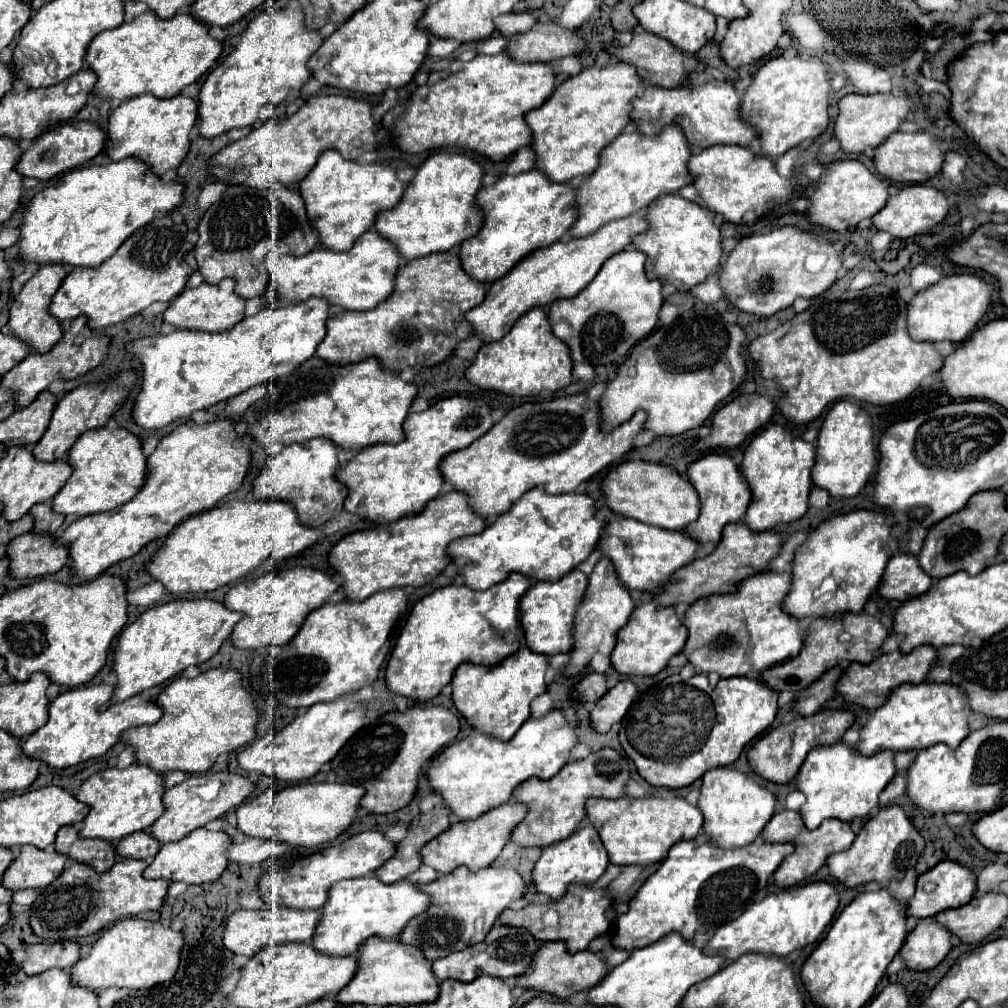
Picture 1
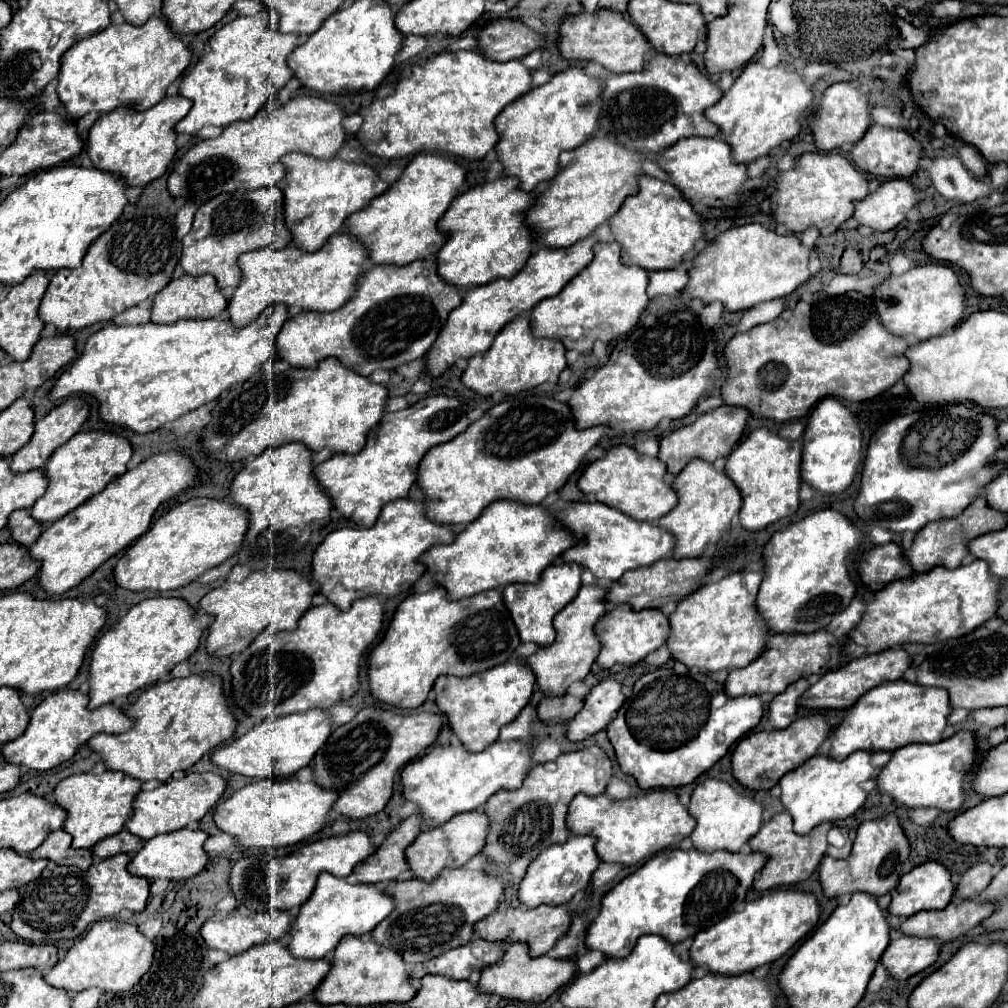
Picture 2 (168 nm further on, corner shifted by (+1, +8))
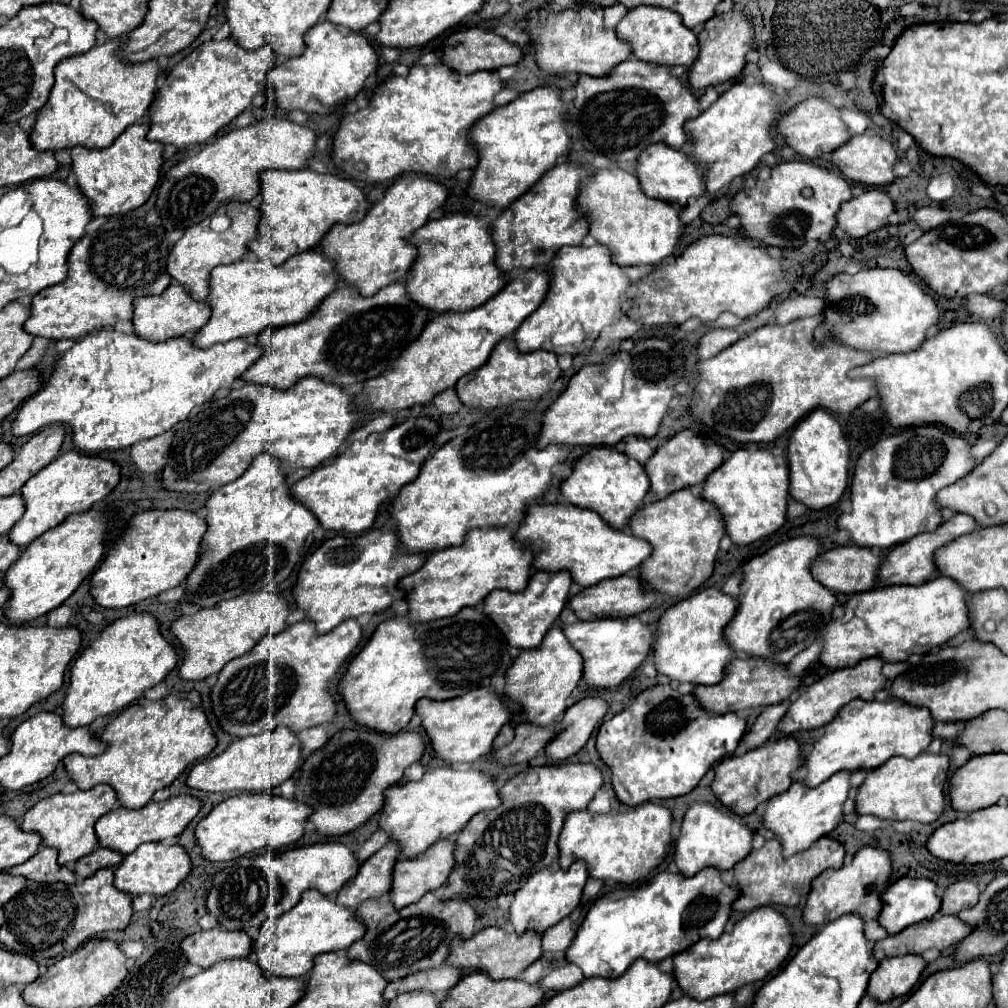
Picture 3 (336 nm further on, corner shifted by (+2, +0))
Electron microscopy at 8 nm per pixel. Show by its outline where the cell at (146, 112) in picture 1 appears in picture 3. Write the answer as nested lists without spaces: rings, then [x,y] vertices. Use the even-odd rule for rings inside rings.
[[[138,122],[132,128],[128,128],[124,134],[120,134],[112,146],[96,150],[96,148],[72,148],[72,172],[78,176],[78,186],[86,194],[86,198],[92,204],[94,216],[112,216],[112,214],[124,214],[130,210],[140,208],[156,188],[160,180],[160,168],[164,164],[164,144],[150,142],[146,138],[150,124]]]

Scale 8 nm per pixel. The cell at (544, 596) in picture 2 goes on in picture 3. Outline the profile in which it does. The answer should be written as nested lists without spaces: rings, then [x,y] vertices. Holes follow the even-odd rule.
[[[536,570],[522,592],[510,590],[494,590],[484,600],[484,612],[496,622],[496,626],[506,636],[508,644],[520,650],[538,648],[550,630],[550,626],[560,618],[562,608],[570,598],[572,574],[568,570],[562,572],[542,572]]]

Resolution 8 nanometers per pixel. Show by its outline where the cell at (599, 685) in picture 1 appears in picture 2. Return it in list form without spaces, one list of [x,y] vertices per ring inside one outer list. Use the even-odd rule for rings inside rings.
[[[563,696],[563,698],[543,698],[537,706],[537,716],[541,722],[567,722],[571,720],[583,706],[581,698]]]

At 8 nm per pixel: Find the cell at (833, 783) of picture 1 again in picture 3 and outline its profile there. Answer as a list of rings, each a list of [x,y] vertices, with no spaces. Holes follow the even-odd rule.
[[[848,770],[836,772],[832,778],[822,782],[816,788],[808,788],[804,782],[794,782],[786,792],[776,794],[768,800],[764,812],[764,826],[780,836],[784,846],[784,856],[792,856],[794,852],[808,850],[812,842],[832,832],[842,820],[842,804],[850,792],[850,774]]]

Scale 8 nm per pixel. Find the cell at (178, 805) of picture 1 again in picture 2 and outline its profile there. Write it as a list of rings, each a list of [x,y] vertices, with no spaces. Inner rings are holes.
[[[207,772],[207,774],[190,773],[181,780],[169,780],[161,786],[157,786],[155,790],[149,790],[149,792],[141,790],[135,796],[133,814],[125,822],[125,830],[131,832],[133,836],[141,838],[143,842],[153,838],[155,834],[181,830],[187,824],[201,820],[207,814],[207,810],[223,796],[223,792],[225,792],[223,778],[217,774],[211,774],[211,772]]]

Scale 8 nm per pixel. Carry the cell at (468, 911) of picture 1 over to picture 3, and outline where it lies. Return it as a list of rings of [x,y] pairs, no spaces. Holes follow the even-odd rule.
[[[434,892],[424,894],[418,902],[404,906],[400,912],[388,898],[368,900],[356,908],[356,916],[368,926],[364,938],[348,948],[348,958],[362,960],[378,968],[388,982],[400,980],[412,972],[440,968],[448,954],[454,936],[474,936],[474,922],[478,912],[466,900],[440,900]]]

